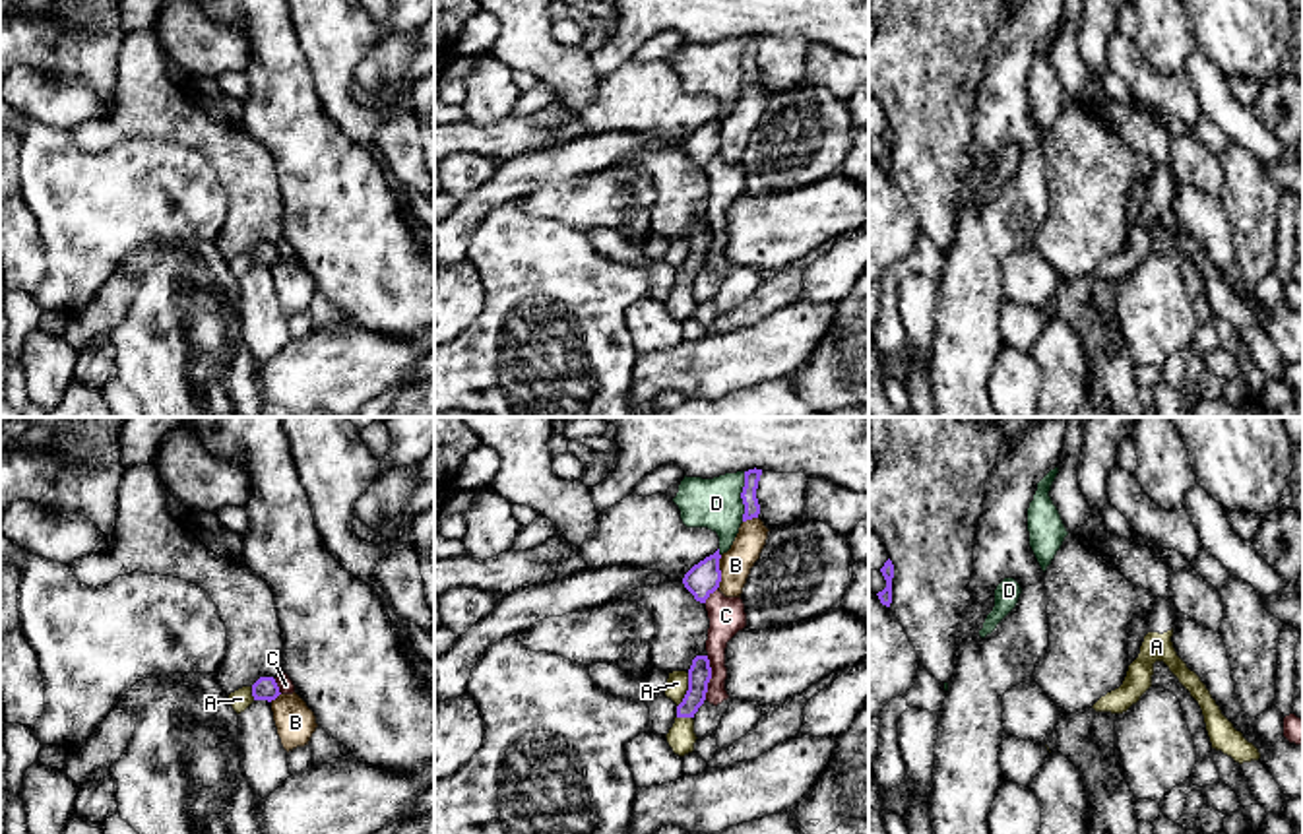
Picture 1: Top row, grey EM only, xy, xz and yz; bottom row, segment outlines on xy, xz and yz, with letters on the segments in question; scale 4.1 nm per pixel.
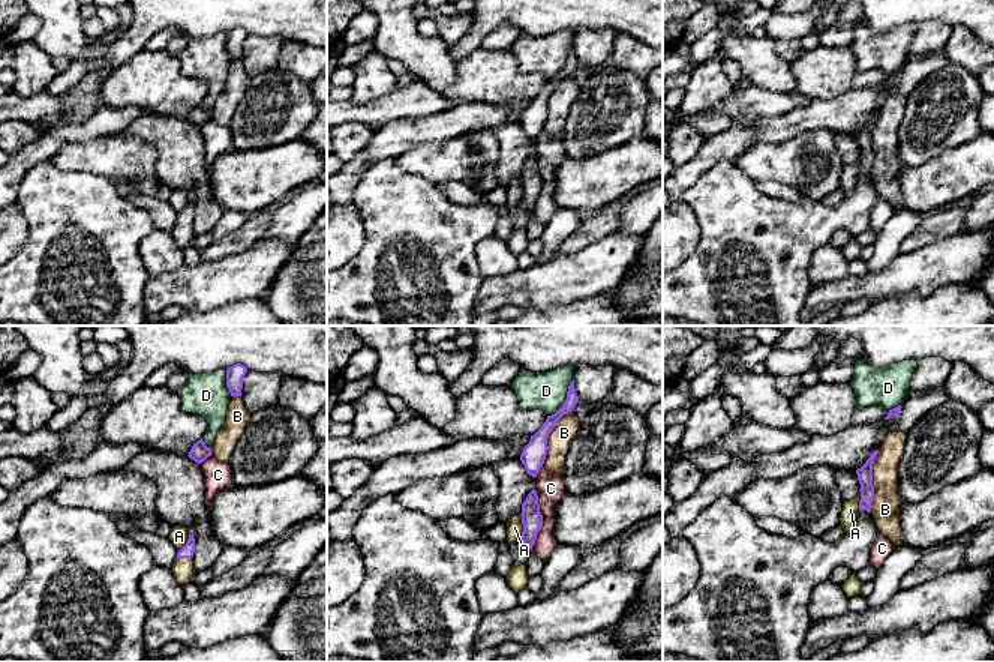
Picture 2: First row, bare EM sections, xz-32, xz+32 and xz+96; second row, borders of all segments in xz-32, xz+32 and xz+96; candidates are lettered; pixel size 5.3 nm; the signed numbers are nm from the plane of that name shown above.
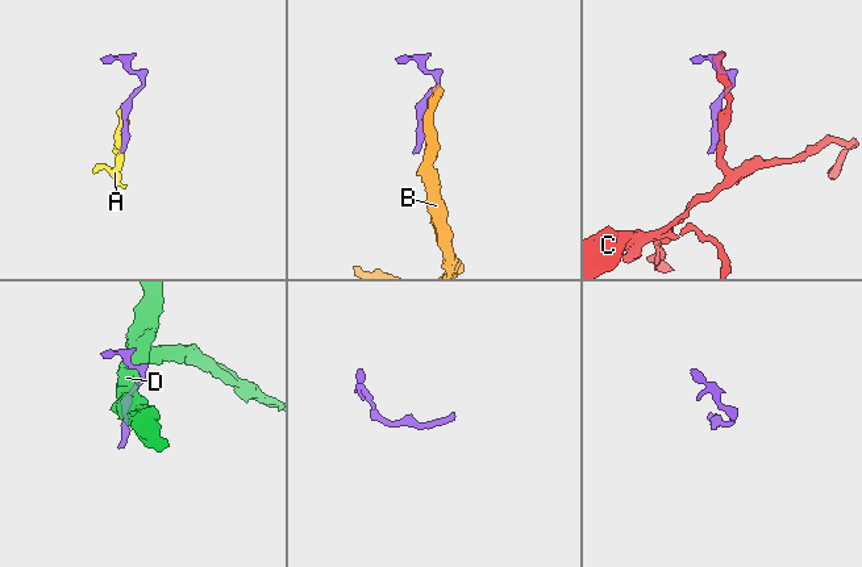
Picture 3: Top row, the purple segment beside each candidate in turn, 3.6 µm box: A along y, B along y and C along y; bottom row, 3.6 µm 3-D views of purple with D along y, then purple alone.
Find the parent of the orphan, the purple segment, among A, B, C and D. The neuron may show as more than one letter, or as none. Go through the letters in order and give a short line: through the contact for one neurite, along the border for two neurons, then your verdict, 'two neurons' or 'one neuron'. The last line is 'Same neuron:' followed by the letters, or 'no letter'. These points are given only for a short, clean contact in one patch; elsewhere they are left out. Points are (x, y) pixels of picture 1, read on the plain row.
A: xz (699, 241), (687, 256), (677, 249) | one neuron
B: two neurons
C: two neurons
D: two neurons
Same neuron: A

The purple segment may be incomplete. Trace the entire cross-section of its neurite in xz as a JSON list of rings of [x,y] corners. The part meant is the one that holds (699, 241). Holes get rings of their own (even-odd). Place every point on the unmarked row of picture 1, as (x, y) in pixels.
[[[696,221],[688,237],[669,239],[665,262],[677,270],[677,283],[665,303],[679,322],[694,316],[698,303],[692,283],[706,266],[710,244],[712,233],[708,221]]]

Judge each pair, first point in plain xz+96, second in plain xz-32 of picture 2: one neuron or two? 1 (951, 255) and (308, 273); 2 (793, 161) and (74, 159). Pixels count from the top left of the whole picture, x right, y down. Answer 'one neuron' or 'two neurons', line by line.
1: two neurons
2: one neuron

